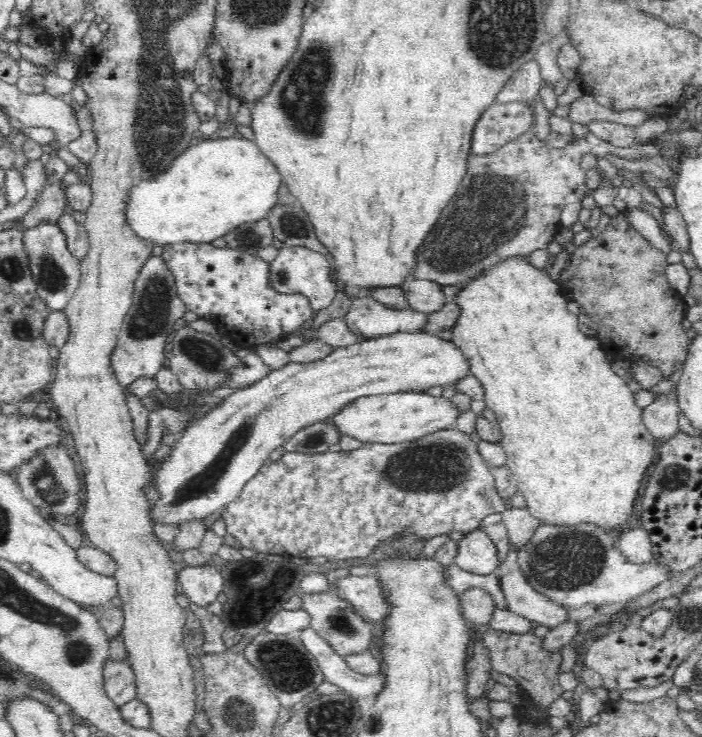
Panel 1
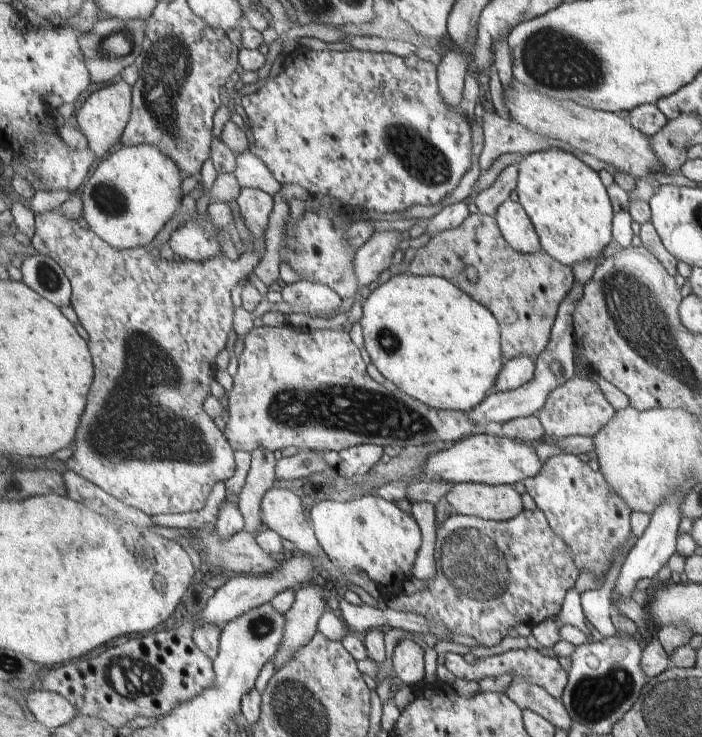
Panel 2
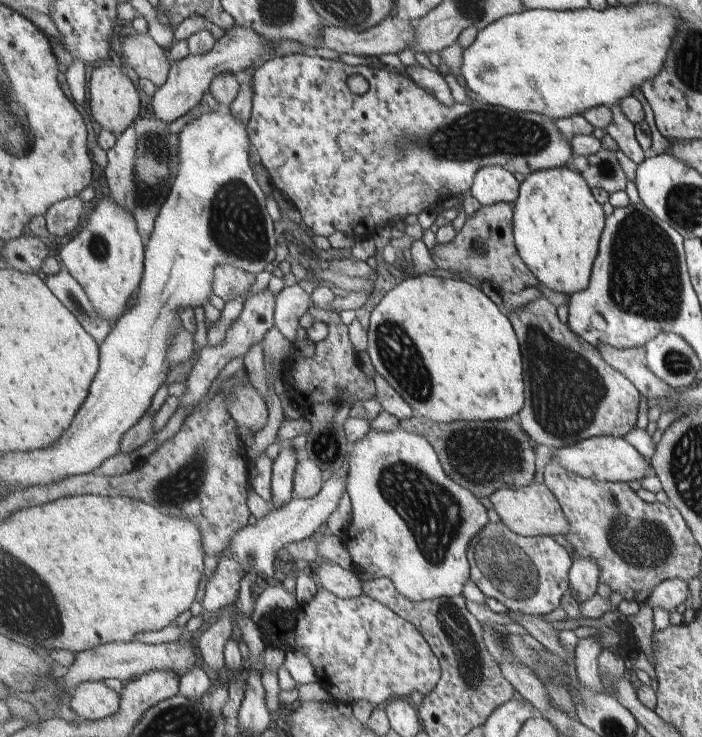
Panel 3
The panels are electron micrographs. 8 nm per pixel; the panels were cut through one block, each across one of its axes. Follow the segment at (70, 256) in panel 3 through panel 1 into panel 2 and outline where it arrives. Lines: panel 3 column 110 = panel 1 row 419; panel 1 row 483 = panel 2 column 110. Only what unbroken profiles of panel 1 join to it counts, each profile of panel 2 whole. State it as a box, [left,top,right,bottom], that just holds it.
[82,145,188,250]

